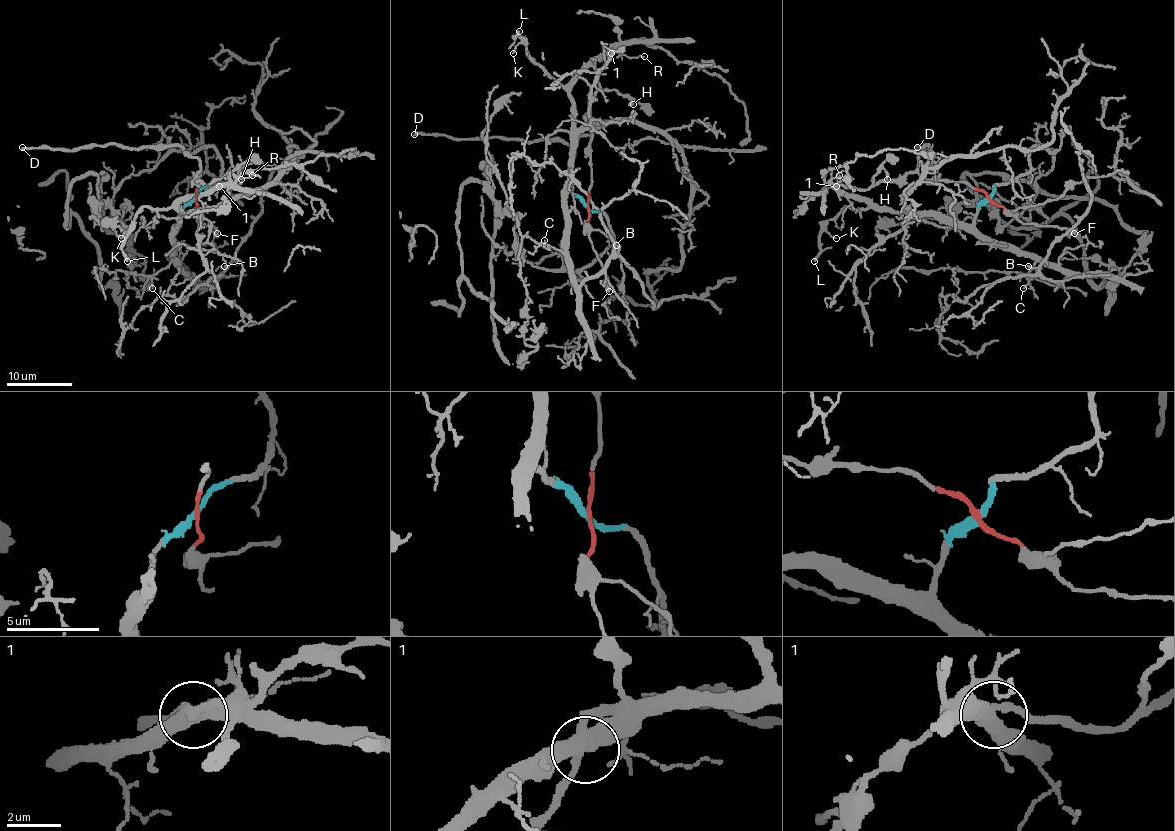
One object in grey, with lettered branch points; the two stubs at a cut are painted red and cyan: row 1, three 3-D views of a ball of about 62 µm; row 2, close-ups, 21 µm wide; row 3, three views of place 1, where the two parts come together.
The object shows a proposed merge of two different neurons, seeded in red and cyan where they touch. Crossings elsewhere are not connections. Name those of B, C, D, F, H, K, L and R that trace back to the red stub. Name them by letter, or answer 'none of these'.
D, F, H

